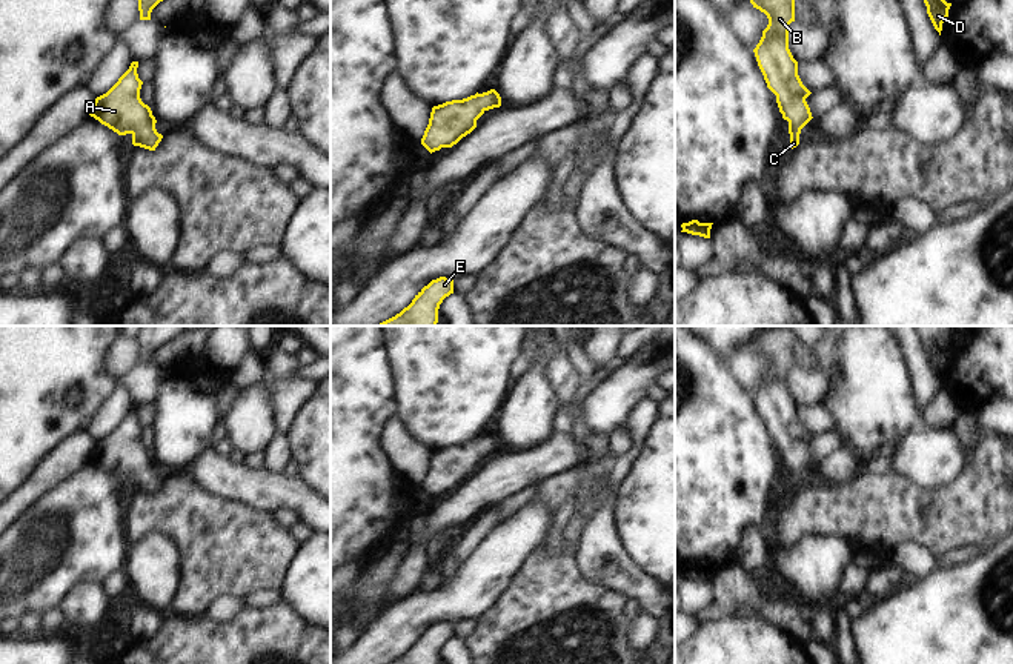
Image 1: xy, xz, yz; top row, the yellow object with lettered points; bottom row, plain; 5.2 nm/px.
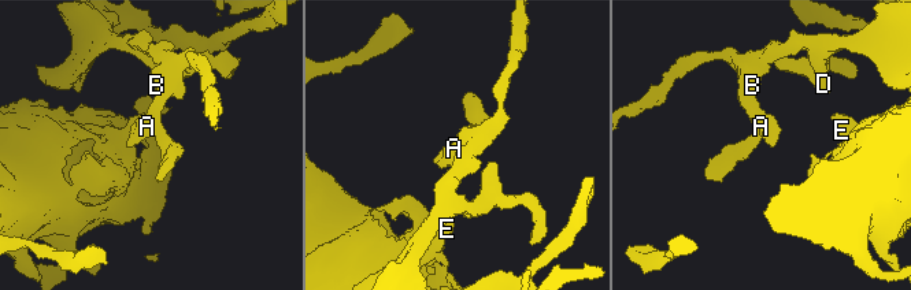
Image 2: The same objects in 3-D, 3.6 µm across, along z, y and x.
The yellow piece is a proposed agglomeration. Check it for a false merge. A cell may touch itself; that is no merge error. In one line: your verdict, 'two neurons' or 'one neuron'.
one neuron

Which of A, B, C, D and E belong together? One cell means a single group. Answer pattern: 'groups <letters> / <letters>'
groups A B C D E

